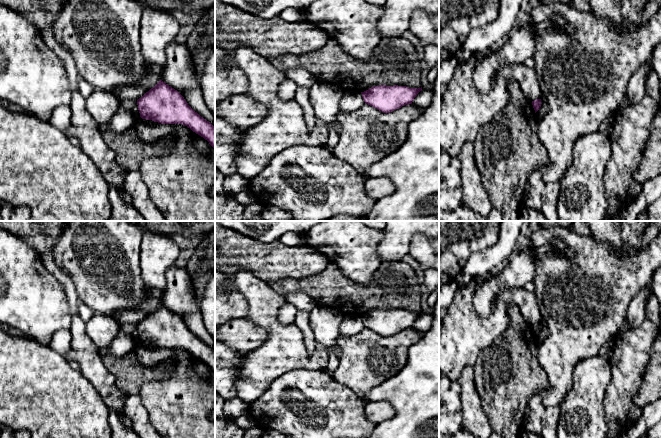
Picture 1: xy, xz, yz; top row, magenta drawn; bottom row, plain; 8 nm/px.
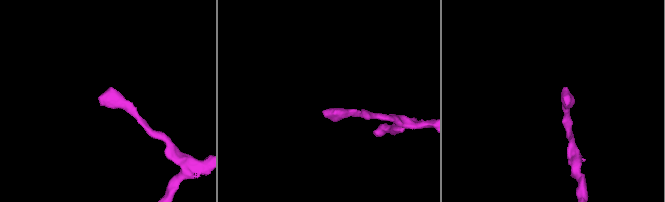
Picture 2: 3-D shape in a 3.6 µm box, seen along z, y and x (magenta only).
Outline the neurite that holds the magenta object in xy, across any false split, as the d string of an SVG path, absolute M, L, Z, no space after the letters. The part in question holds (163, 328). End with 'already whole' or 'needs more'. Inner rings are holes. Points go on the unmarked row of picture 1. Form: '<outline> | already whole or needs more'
M162 304L139 322L137 329L142 343L185 349L215 373L215 351L195 336L177 314Z | already whole

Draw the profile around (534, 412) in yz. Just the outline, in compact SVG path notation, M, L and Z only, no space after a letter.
M536 394L531 397L524 413L524 429L536 434L542 434L542 419L546 407L543 404L541 397Z

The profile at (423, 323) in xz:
M422 313L414 322L412 328L424 334L431 328L432 321L433 317L431 313Z

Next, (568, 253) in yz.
M557 239L555 245L564 253L566 258L573 259L575 257L575 253L562 240Z

